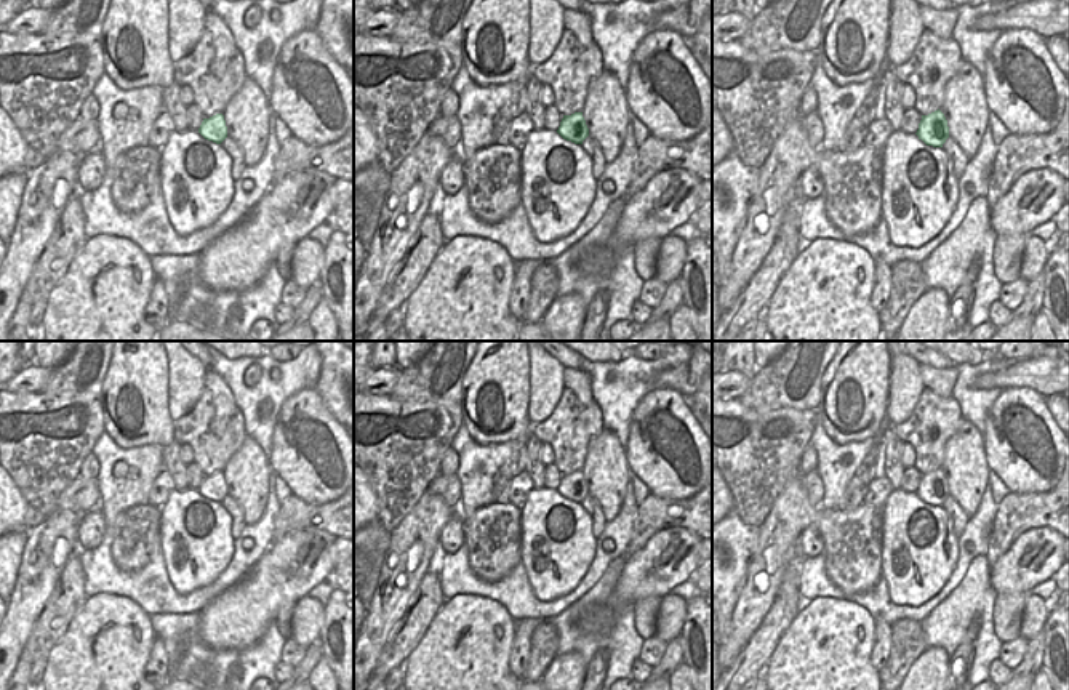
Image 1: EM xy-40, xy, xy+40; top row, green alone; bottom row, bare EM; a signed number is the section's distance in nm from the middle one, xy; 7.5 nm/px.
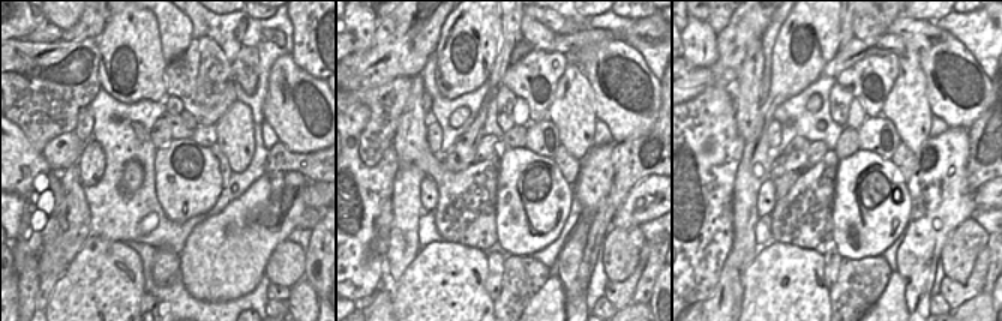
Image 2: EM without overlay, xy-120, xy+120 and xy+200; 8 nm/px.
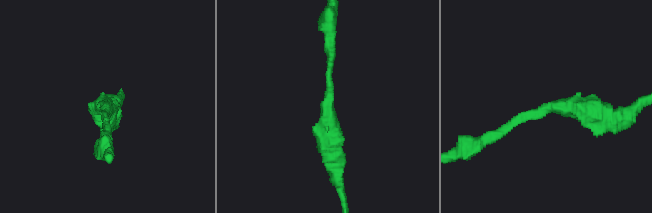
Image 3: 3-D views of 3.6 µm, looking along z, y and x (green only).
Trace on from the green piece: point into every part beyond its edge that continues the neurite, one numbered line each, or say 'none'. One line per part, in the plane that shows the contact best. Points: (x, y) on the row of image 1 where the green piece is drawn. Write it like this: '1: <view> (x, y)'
none

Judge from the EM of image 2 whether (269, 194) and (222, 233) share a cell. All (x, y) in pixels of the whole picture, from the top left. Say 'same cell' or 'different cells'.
same cell

